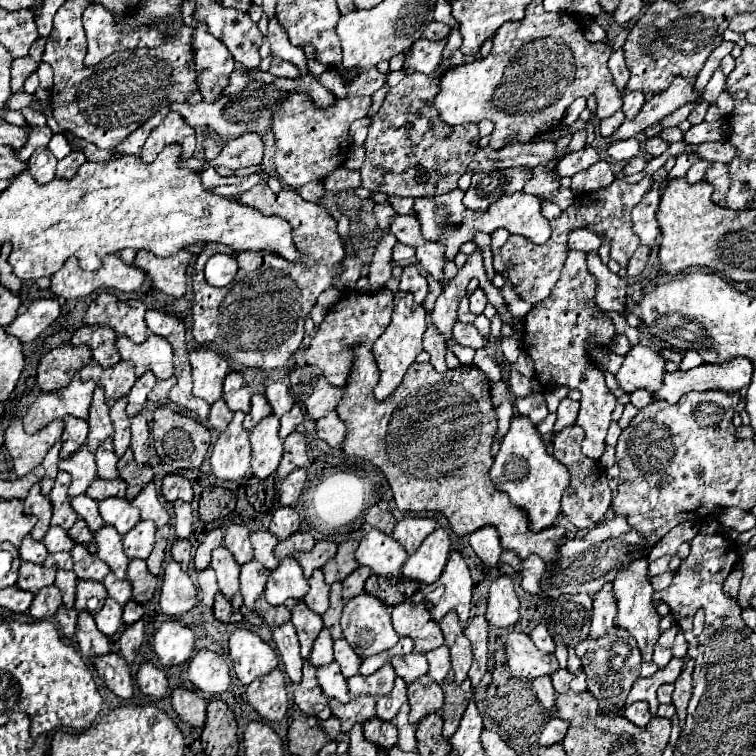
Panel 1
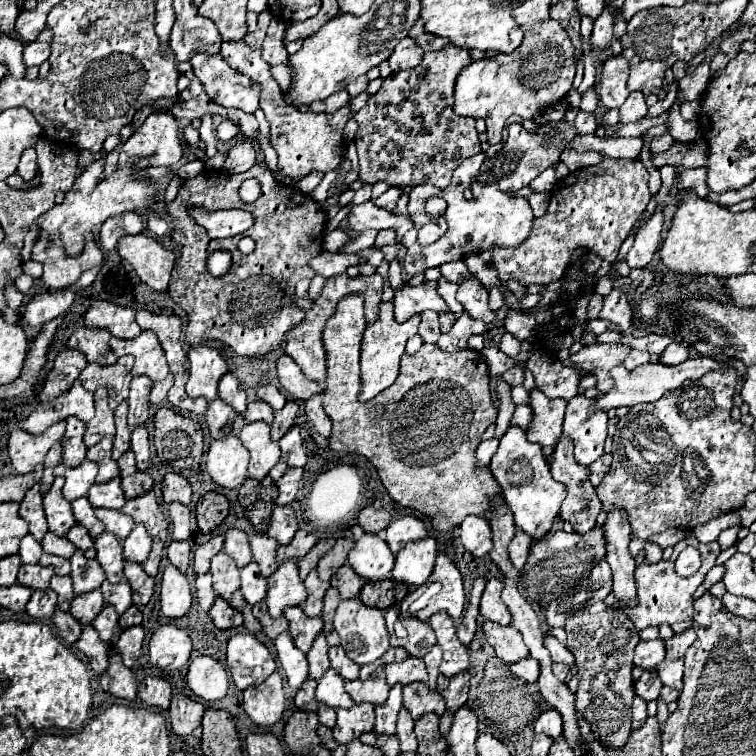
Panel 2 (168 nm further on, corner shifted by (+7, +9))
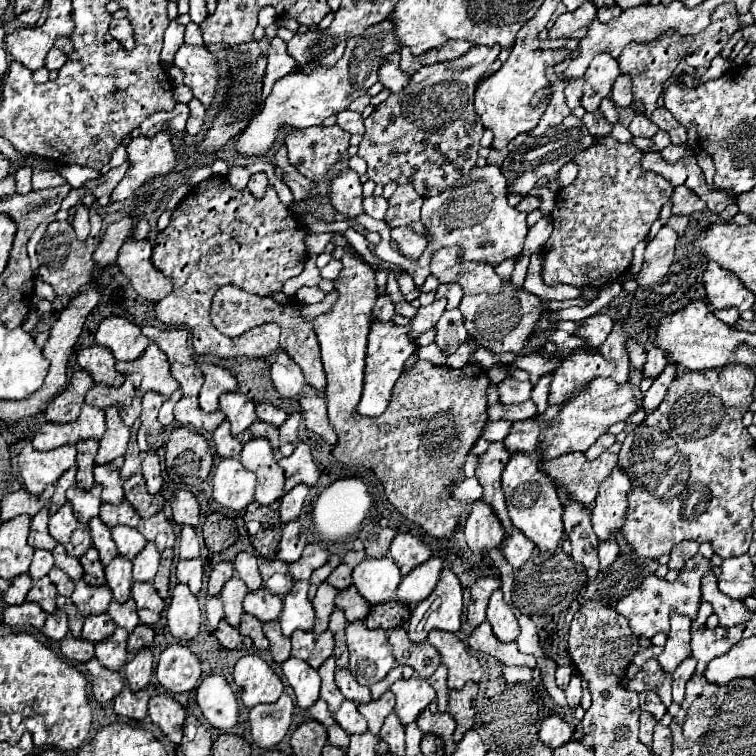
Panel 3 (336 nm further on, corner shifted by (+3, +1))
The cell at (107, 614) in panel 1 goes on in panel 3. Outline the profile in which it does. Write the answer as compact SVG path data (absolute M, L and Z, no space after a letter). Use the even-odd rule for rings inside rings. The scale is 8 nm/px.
M119 627L115 629L115 635L111 635L111 639L107 639L107 643L97 643L95 651L97 651L97 659L103 667L111 669L111 671L121 671L121 667L127 663L129 653L127 653L127 631L119 631Z

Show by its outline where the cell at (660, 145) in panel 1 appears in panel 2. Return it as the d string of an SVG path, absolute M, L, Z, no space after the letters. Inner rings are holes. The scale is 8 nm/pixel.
M661 135L661 137L655 137L655 139L649 143L649 147L651 147L653 153L655 153L655 151L667 151L667 149L671 147L671 143L673 143L673 137L671 137L671 135Z

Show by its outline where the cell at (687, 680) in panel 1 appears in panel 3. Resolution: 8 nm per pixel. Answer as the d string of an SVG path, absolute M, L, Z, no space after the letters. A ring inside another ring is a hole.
M671 611L671 631L667 633L667 643L663 647L663 653L657 657L661 667L667 673L673 673L677 665L691 655L691 645L689 645L689 629L691 629L693 619L687 615L681 615L677 611Z

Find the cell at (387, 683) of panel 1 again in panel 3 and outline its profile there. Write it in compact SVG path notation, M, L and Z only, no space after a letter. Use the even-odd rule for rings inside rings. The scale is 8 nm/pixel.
M387 691L387 695L383 695L383 699L371 701L367 705L363 705L363 707L357 705L357 709L367 719L369 731L377 735L379 729L381 729L381 725L383 725L383 721L385 721L385 717L393 711L393 705L395 705L395 697L393 697L391 691Z

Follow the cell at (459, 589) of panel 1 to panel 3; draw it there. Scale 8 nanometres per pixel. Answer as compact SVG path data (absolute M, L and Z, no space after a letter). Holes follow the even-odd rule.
M443 569L441 577L439 577L439 583L433 591L433 597L441 597L441 607L427 617L421 633L419 631L409 631L409 637L411 637L413 643L425 641L425 637L431 629L441 629L441 631L449 631L449 633L459 631L461 611L463 611L463 593L461 591L463 589L461 589L455 573L449 571L449 569Z

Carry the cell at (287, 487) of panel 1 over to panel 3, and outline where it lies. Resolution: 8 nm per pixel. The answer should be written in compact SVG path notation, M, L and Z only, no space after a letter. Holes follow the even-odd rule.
M295 485L289 493L285 493L281 497L281 523L289 523L289 521L295 521L301 513L301 507L303 507L303 501L309 493L309 487L307 485Z

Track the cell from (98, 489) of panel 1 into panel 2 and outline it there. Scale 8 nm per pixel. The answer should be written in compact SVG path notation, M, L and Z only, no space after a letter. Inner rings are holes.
M115 477L109 483L93 483L89 489L89 501L93 507L107 507L107 509L121 509L125 503L125 495L121 489L121 479Z

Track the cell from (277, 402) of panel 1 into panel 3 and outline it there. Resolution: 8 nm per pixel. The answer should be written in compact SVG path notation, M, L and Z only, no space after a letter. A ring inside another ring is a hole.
M259 403L259 405L257 405L257 417L259 417L261 421L265 421L265 423L271 423L271 425L275 425L275 427L281 427L281 425L285 423L285 419L287 419L287 413L275 409L275 407L269 405L269 403Z

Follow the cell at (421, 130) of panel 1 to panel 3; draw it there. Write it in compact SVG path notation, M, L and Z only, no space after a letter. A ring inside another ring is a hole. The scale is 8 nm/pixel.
M473 47L463 59L453 59L447 63L435 63L431 67L421 67L409 81L409 85L399 95L389 95L375 111L365 119L365 135L359 145L359 157L367 161L367 177L375 183L409 183L421 197L435 197L445 191L445 187L455 185L455 181L467 175L477 161L479 141L483 137L483 123L475 113L473 99L477 89L477 79L483 71L491 71L493 61L499 57L501 47Z

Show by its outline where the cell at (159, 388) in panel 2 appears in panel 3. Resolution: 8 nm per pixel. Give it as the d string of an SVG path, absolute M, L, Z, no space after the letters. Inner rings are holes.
M177 389L165 403L163 403L163 407L161 407L161 411L159 411L159 421L161 421L161 425L171 425L173 423L173 407L175 407L175 403L181 399L181 391Z

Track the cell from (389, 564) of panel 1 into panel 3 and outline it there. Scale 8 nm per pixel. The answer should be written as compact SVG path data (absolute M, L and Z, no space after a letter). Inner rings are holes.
M389 557L365 559L353 571L353 585L369 605L379 605L395 599L395 589L401 583L399 567Z

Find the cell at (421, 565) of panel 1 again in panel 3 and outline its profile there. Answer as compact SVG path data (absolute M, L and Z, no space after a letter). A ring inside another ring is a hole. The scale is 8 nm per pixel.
M431 557L427 563L415 567L411 575L403 577L397 589L397 599L409 605L427 599L439 581L441 569L443 569L443 561L439 557Z

